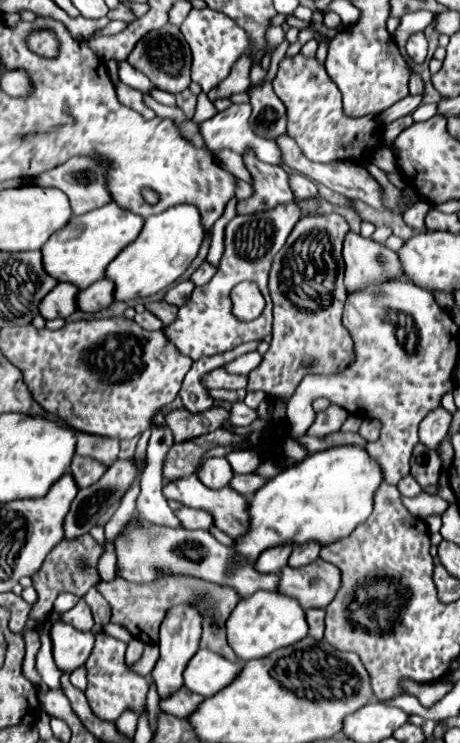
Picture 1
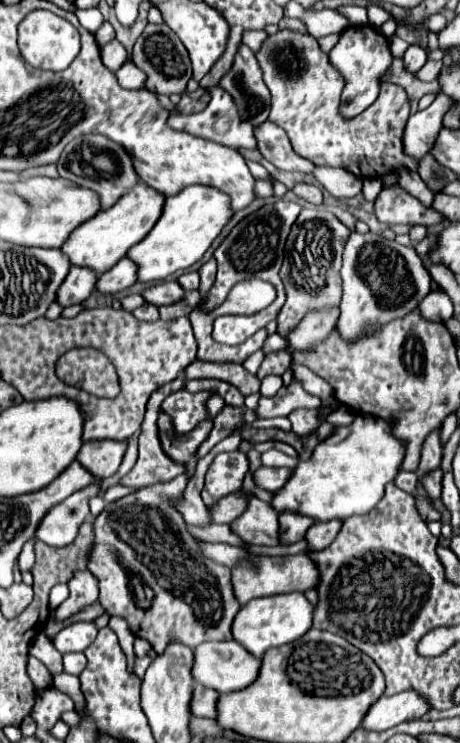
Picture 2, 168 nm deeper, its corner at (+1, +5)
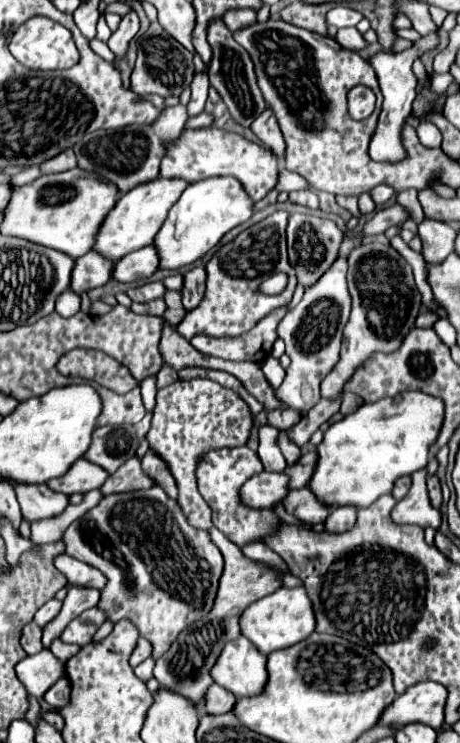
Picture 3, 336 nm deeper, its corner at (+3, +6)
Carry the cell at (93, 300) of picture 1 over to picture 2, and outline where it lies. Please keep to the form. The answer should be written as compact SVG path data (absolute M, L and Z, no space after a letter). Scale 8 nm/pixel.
M129 258L119 260L111 270L99 276L95 288L101 294L117 294L137 282L137 270Z

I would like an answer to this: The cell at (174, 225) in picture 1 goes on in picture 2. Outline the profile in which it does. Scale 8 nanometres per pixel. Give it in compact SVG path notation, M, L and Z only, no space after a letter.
M187 186L177 196L167 198L163 214L153 226L151 234L147 234L127 252L127 258L137 266L137 280L161 282L167 276L193 266L197 260L201 260L231 216L233 212L229 210L227 194L209 186Z

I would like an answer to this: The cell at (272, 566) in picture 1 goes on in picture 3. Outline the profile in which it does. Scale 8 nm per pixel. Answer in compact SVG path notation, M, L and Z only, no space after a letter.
M307 487L291 491L289 497L285 497L283 507L287 509L287 513L295 515L297 519L301 519L309 525L325 523L325 519L329 515L329 505L325 505L323 501L317 501L313 491L309 491Z

